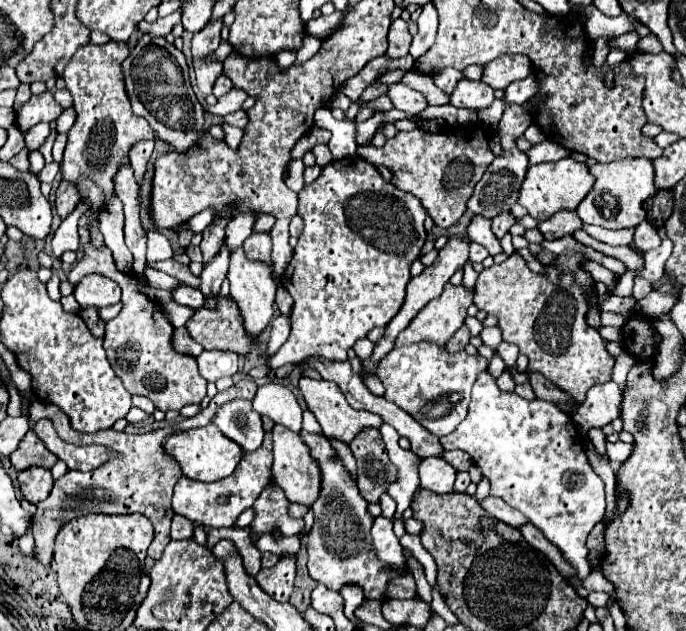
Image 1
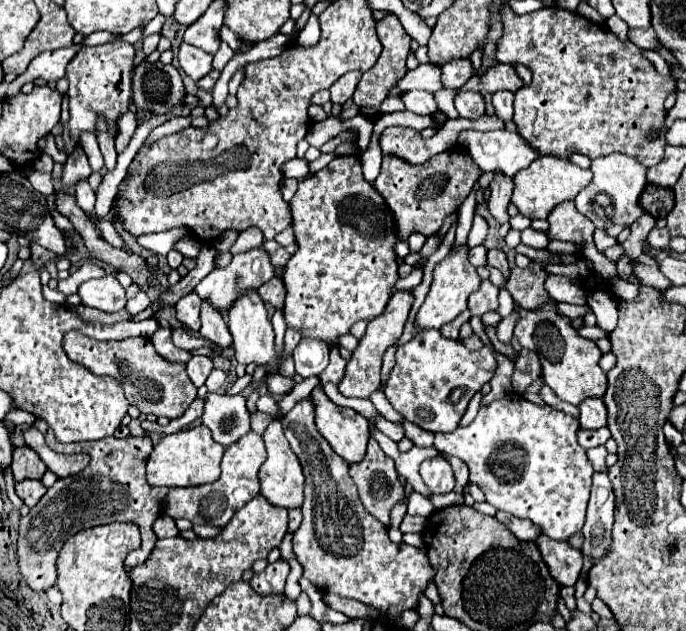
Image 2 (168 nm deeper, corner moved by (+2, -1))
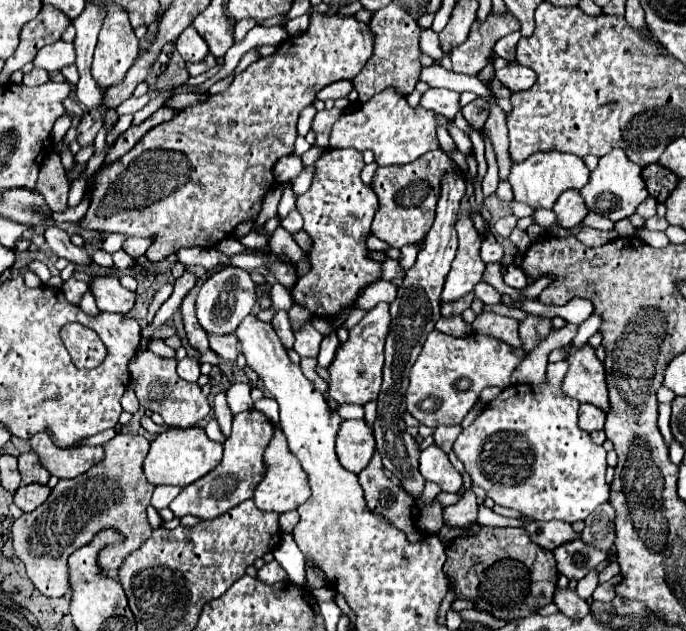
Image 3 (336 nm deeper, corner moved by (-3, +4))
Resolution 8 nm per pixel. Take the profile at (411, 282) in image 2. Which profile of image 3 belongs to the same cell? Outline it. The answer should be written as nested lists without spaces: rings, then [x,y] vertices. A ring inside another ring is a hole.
[[[378,280],[378,282],[370,284],[366,290],[360,292],[360,296],[356,300],[356,306],[372,310],[380,302],[390,304],[394,300],[394,296],[396,296],[396,290],[398,290],[398,286],[392,284],[390,280]]]

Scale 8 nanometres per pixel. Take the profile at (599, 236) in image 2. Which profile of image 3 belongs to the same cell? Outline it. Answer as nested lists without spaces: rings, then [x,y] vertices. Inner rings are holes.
[[[590,212],[590,214],[586,216],[584,226],[596,228],[596,230],[614,230],[614,222],[612,222],[612,220],[608,220],[608,218],[600,216],[600,214],[594,214],[594,212]]]

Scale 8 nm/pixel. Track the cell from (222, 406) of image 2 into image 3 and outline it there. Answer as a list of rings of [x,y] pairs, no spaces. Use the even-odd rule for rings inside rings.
[[[212,416],[212,420],[206,424],[206,428],[204,428],[204,430],[206,430],[208,438],[210,438],[210,440],[214,440],[214,442],[220,442],[220,444],[222,444],[222,442],[226,440],[226,436],[222,434],[222,430],[220,430],[220,424],[218,424],[218,420],[216,420],[214,416]]]

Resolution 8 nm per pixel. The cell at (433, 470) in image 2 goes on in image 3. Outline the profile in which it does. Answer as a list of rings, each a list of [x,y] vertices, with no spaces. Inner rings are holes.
[[[436,444],[420,454],[420,474],[426,480],[436,482],[444,492],[458,492],[464,484],[462,474],[452,466],[448,456]]]

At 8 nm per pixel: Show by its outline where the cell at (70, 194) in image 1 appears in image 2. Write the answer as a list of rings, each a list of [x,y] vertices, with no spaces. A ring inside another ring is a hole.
[[[73,149],[67,157],[67,163],[63,167],[63,179],[61,179],[61,185],[65,189],[71,189],[75,187],[75,183],[83,177],[89,177],[93,171],[89,167],[89,161],[87,161],[87,155],[85,151],[81,149]]]

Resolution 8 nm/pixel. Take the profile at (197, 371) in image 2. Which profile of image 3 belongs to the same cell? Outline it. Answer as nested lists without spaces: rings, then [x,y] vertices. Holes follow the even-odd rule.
[[[184,358],[178,362],[178,374],[188,380],[188,382],[196,382],[200,378],[200,362],[196,358]]]

